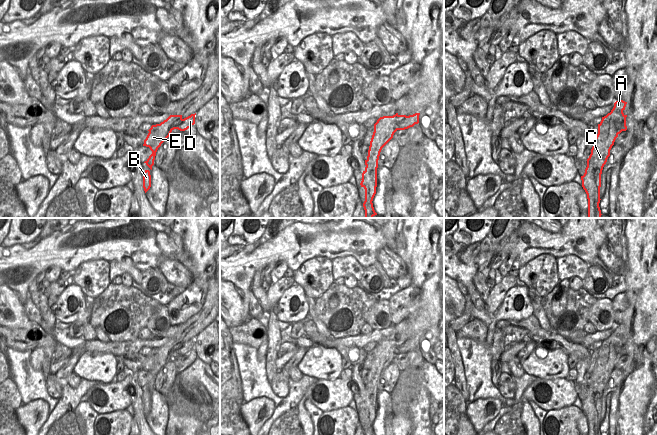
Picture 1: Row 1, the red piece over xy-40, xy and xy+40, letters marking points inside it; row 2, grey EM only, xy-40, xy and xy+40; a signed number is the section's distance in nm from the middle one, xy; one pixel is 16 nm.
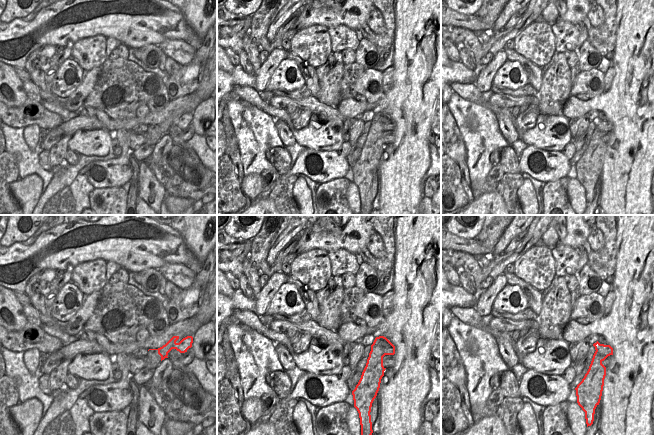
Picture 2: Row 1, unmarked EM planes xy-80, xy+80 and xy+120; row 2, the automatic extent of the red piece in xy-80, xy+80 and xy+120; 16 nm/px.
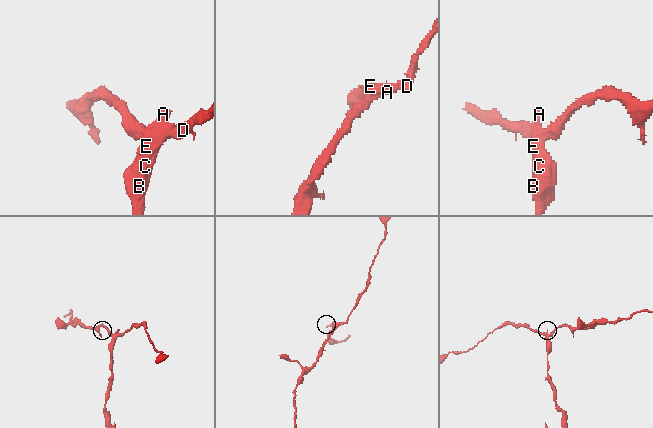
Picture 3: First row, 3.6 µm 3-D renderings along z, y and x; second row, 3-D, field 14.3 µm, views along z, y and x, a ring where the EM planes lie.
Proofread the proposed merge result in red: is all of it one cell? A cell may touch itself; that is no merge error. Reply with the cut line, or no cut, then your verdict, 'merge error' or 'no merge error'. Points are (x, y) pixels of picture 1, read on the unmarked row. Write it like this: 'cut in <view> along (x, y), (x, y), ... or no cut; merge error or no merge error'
cut in xy along (383, 340), (401, 340), (404, 343); merge error

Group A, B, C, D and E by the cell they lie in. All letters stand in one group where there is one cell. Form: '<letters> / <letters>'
A D / B C E

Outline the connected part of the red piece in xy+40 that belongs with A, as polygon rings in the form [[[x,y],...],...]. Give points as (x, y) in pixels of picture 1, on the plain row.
[[[623,324],[616,325],[614,327],[614,331],[611,334],[610,337],[607,338],[607,341],[609,341],[611,344],[613,344],[616,347],[616,352],[618,353],[618,358],[620,358],[622,355],[627,354],[626,350],[626,341],[623,337],[625,334],[627,326]]]

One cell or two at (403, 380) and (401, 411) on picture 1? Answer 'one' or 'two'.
one

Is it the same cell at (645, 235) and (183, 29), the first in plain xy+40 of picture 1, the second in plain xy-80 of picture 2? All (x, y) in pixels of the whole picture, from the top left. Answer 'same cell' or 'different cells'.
different cells

